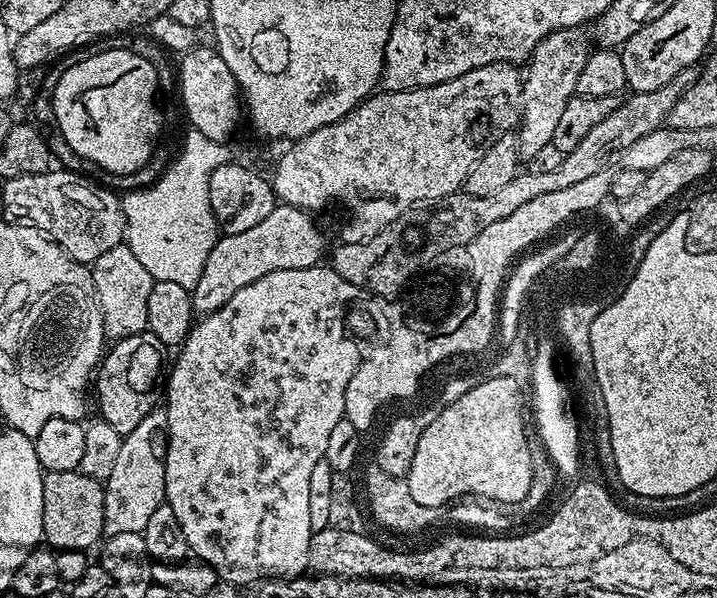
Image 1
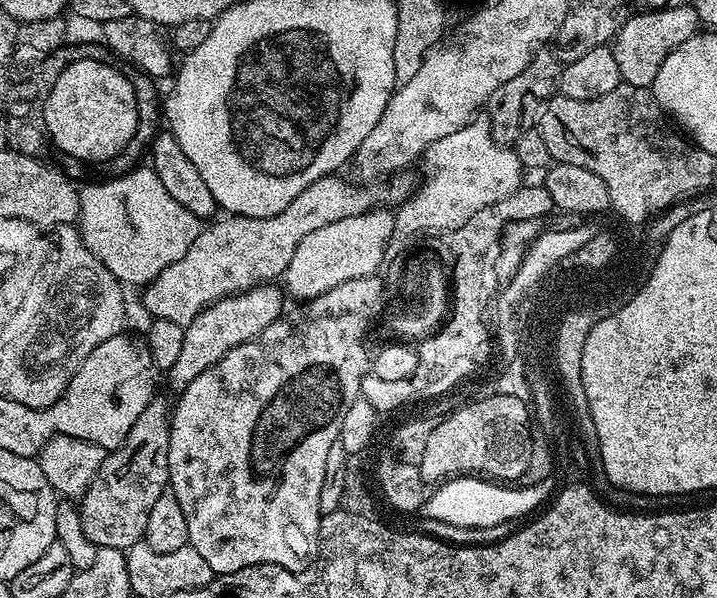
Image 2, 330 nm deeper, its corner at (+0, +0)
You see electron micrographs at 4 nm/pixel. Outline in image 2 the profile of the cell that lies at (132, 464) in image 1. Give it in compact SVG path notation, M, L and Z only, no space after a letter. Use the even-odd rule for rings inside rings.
M265 282L256 288L239 292L236 296L227 296L207 304L185 327L182 351L174 366L166 369L168 384L173 388L173 393L184 392L186 386L198 378L198 374L206 374L206 370L230 354L234 346L242 346L242 342L250 342L262 334L262 330L266 330L266 326L270 326L270 322L274 322L285 311L284 300L285 293L275 283Z

